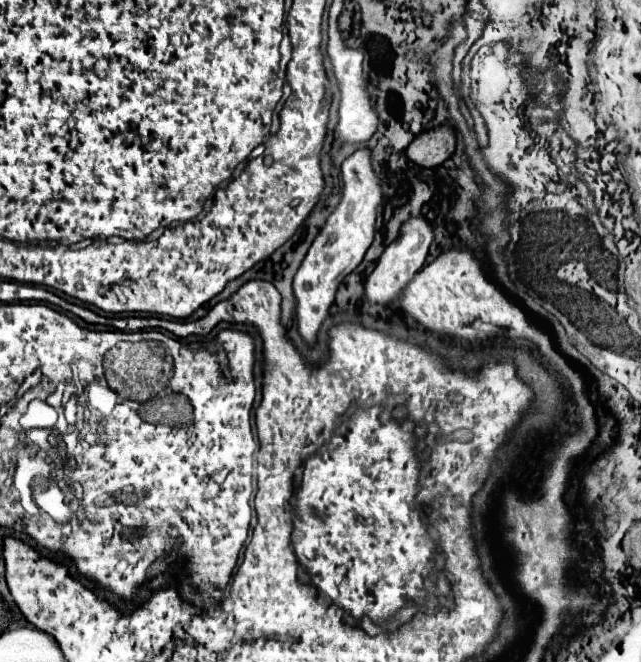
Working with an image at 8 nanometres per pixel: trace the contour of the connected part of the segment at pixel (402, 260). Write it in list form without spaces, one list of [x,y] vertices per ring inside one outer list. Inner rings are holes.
[[[413,218],[409,222],[405,222],[401,226],[399,238],[387,246],[387,250],[383,252],[383,256],[379,258],[375,270],[371,272],[371,276],[365,282],[365,298],[371,304],[379,304],[379,306],[389,306],[395,296],[399,296],[403,292],[403,288],[413,280],[415,272],[419,272],[425,264],[427,258],[427,250],[429,244],[433,240],[433,232],[431,226],[423,220],[423,218]]]

